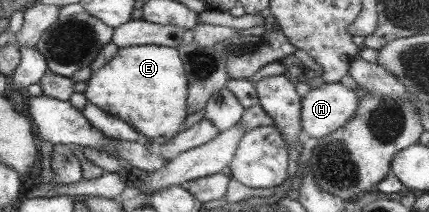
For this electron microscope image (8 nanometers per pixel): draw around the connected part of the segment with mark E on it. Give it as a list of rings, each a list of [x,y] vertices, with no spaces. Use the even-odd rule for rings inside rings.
[[[143,45],[120,48],[116,57],[91,74],[83,95],[89,103],[97,105],[100,109],[106,110],[131,125],[143,135],[144,139],[152,139],[152,144],[156,148],[183,129],[181,123],[188,114],[187,93],[188,80],[177,48]]]

